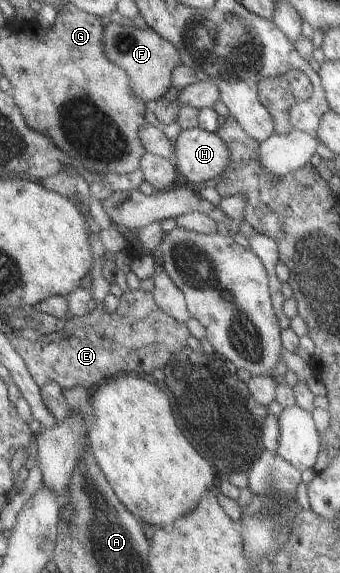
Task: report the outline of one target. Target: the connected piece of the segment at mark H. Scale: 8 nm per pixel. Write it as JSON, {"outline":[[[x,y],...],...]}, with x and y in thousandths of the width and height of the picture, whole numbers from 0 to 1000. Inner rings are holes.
{"outline":[[[591,222],[535,227],[515,244],[512,290],[576,323],[618,311],[638,312],[668,293],[676,262],[632,230]]]}

